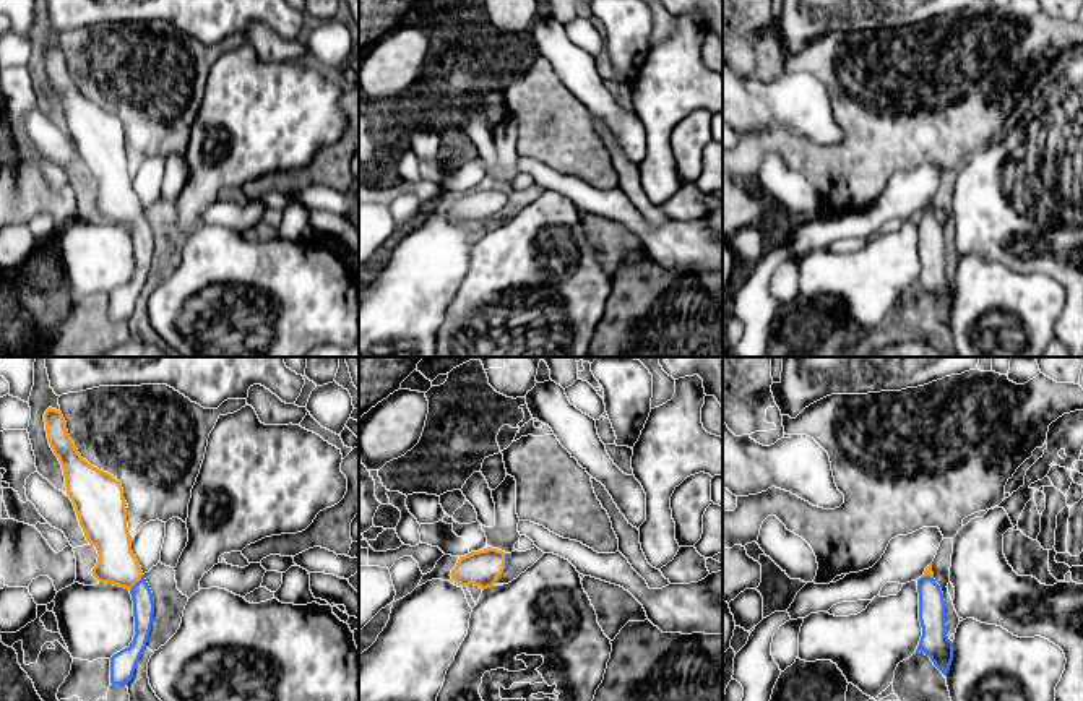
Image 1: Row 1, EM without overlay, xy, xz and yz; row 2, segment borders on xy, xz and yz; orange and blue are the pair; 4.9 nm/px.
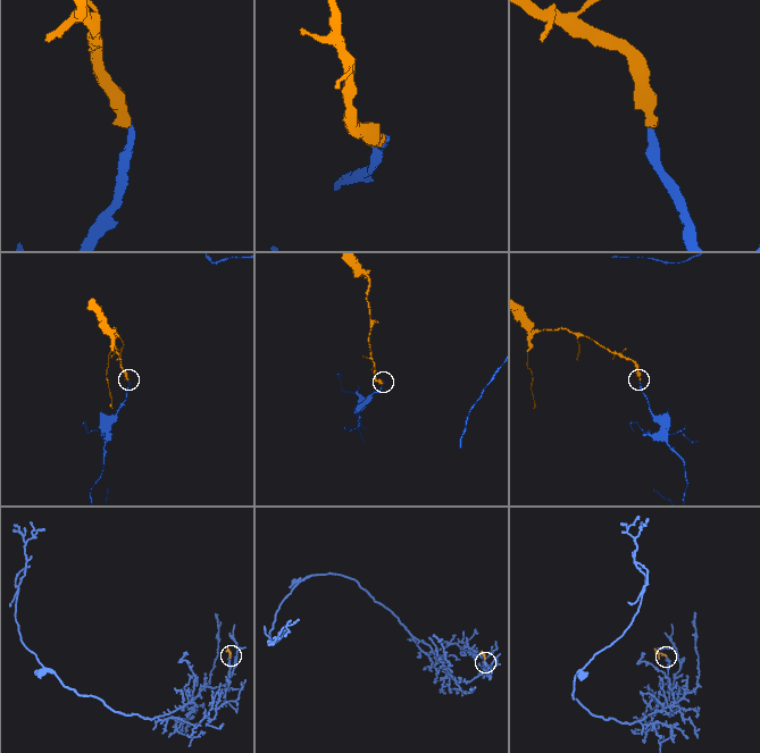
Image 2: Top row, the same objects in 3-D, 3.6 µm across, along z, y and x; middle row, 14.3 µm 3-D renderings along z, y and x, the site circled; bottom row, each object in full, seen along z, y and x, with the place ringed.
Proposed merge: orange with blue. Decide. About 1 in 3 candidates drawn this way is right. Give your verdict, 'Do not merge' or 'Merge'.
Merge

